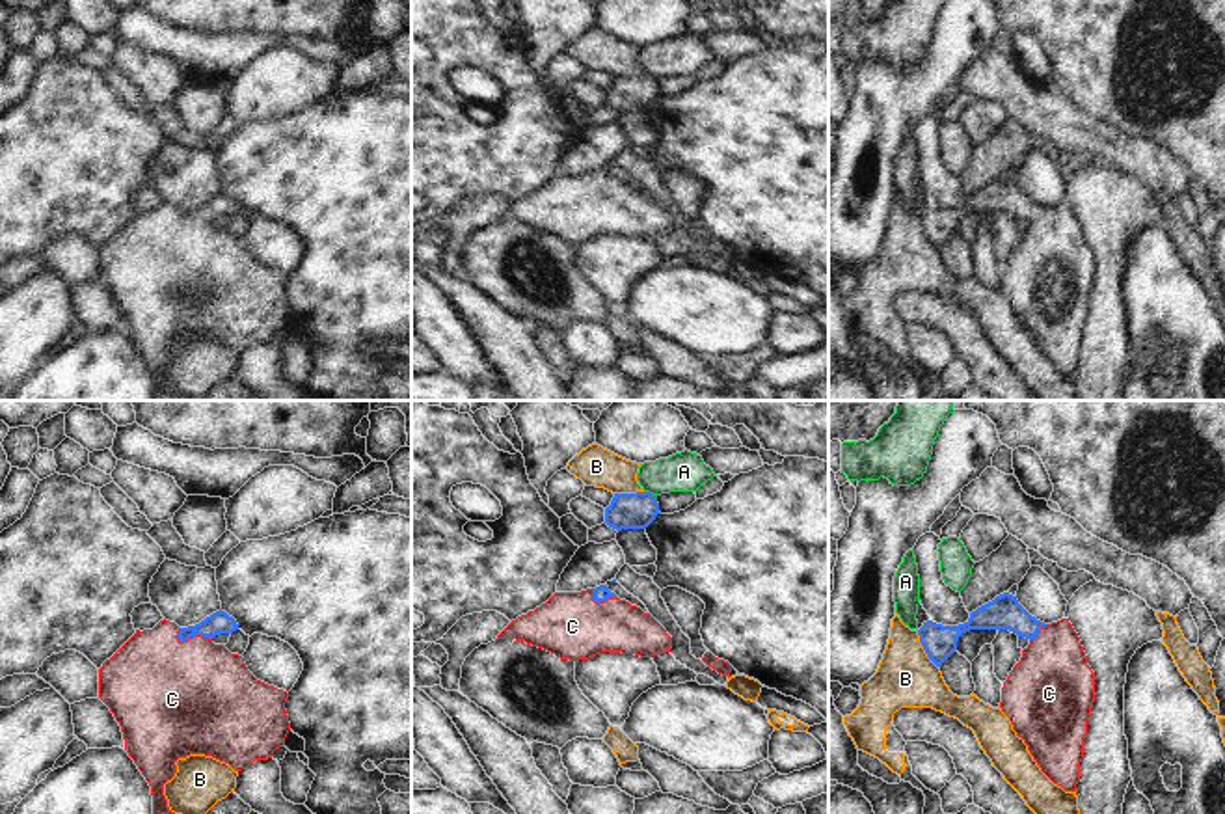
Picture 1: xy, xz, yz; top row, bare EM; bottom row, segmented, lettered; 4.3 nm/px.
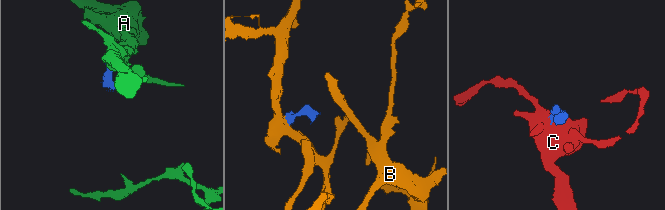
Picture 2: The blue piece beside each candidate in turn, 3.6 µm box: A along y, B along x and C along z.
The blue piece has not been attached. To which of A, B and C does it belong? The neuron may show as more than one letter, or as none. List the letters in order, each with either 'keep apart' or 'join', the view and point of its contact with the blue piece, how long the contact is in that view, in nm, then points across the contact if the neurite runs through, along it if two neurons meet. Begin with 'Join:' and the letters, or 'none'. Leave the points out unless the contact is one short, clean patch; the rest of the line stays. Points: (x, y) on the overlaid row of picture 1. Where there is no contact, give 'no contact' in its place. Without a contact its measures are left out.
Join: C
A: keep apart; contact xz (648, 492); length 60 nm; border xz (645, 490), (656, 496)
B: keep apart; contact yz (924, 649); length 190 nm; border yz (916, 630), (924, 652), (939, 667)
C: join; contact xy (194, 634); length 160 nm; way xy (218, 623), (194, 634), (194, 691)

